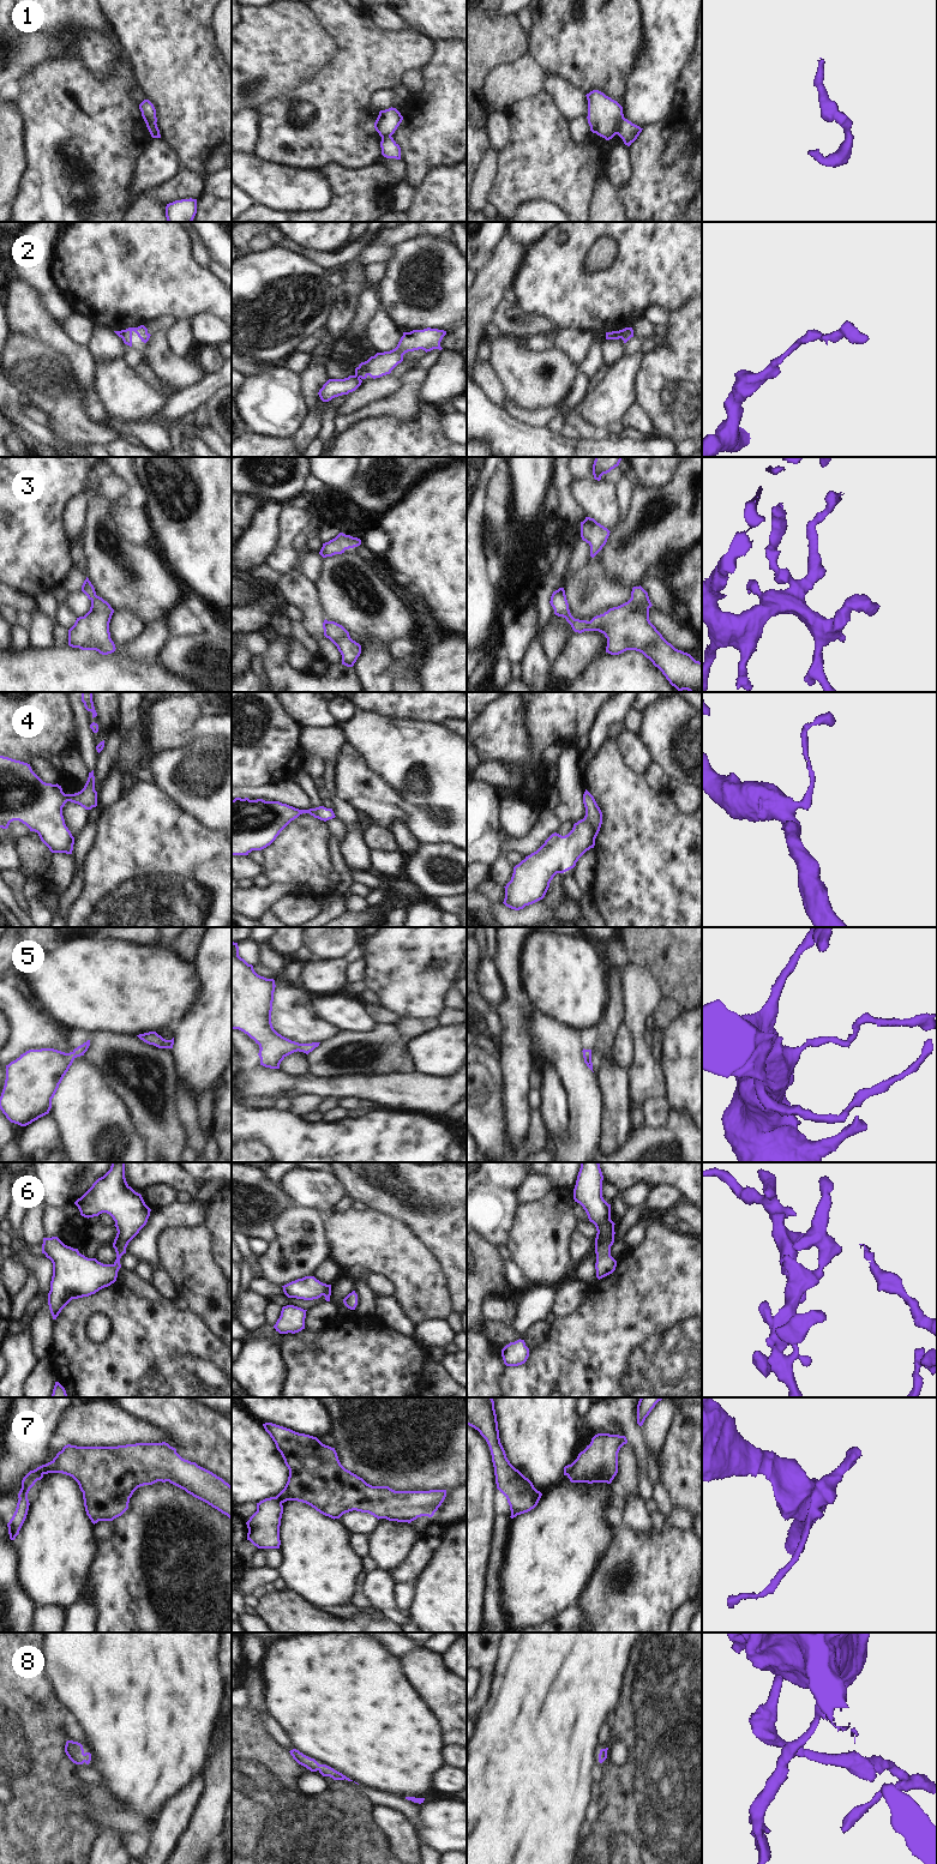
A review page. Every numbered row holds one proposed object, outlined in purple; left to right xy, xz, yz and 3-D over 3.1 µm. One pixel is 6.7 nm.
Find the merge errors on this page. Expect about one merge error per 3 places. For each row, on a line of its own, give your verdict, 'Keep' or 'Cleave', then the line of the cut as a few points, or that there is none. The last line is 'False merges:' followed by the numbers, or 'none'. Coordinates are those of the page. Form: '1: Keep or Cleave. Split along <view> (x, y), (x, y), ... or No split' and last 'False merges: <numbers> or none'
1: Cleave. Split along yz (623, 116), (617, 125), (616, 133)
2: Cleave. Split along yz (620, 330), (622, 337)
3: Keep. No split
4: Keep. No split
5: Keep. No split
6: Keep. No split
7: Cleave. Split along xy (40, 1466), (43, 1473)
8: Keep. No split
False merges: 1, 2, 7.

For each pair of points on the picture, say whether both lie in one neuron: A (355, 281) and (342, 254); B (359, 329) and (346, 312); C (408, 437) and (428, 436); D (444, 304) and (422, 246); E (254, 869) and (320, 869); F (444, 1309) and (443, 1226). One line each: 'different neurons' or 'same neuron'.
A: different neurons
B: different neurons
C: same neuron
D: same neuron
E: different neurons
F: different neurons

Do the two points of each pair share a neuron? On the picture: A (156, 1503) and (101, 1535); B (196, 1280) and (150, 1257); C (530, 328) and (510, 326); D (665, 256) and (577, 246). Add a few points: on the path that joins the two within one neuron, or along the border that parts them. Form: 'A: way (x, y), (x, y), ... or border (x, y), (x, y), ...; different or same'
A: border (112, 1521), (113, 1534), (98, 1543); different
B: border (160, 1233), (158, 1263), (174, 1286); different
C: way (526, 326), (515, 326); same
D: way (637, 280), (587, 280), (581, 274); same

